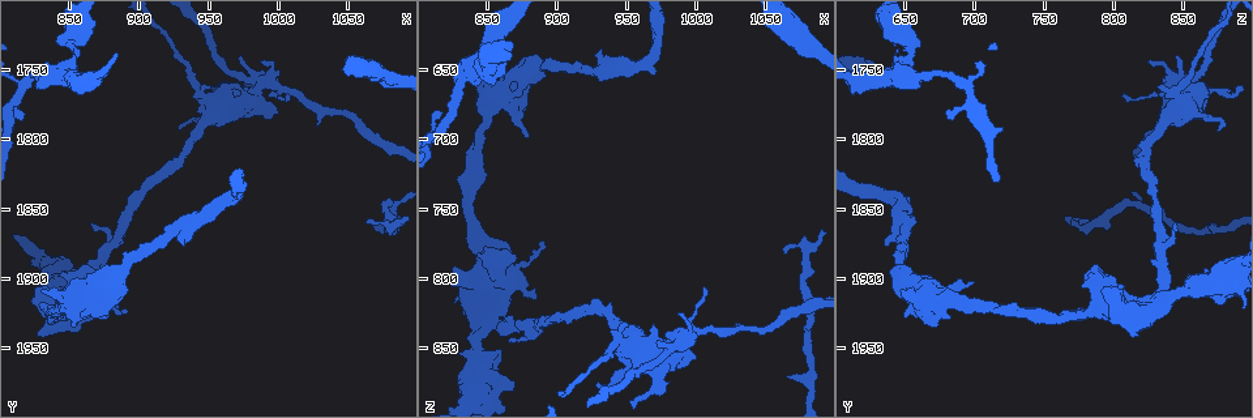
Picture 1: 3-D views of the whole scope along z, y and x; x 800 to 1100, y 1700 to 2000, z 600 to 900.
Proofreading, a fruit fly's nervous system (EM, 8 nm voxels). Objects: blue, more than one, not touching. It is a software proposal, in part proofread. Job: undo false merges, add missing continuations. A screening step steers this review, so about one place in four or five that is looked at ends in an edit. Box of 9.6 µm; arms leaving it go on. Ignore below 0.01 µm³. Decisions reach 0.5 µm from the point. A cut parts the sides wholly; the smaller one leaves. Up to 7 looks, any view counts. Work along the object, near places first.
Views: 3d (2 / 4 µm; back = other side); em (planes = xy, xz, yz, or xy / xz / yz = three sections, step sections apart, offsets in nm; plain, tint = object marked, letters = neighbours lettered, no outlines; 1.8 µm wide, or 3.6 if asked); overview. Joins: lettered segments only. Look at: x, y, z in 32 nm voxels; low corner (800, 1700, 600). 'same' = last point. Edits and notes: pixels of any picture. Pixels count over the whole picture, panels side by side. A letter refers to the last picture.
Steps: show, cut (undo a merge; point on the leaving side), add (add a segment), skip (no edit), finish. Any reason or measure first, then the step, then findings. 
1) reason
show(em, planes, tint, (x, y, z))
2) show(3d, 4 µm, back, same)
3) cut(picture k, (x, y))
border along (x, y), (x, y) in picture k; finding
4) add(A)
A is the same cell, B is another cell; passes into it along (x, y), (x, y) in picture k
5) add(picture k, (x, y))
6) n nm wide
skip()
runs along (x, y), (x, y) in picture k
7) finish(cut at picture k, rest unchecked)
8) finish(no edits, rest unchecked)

three-way junction
show(em, planes, letters, (846, 1750, 648))

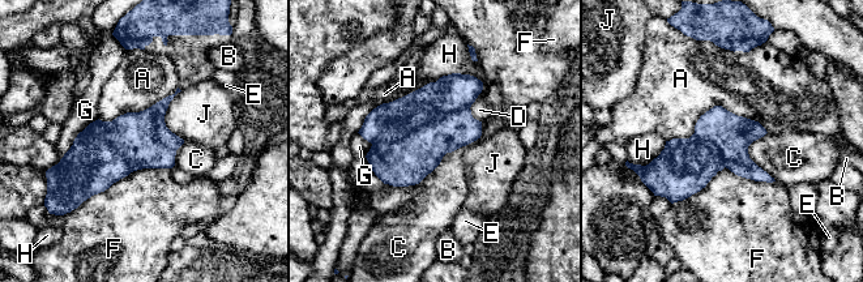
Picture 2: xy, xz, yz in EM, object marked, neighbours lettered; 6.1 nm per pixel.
F touches over 650 nm
cut(picture 2, (406, 162))
A, B, C, D, E, F, G, H and J are other cells; a second neuron is stuck on

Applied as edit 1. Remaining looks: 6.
redraw
show(overview)

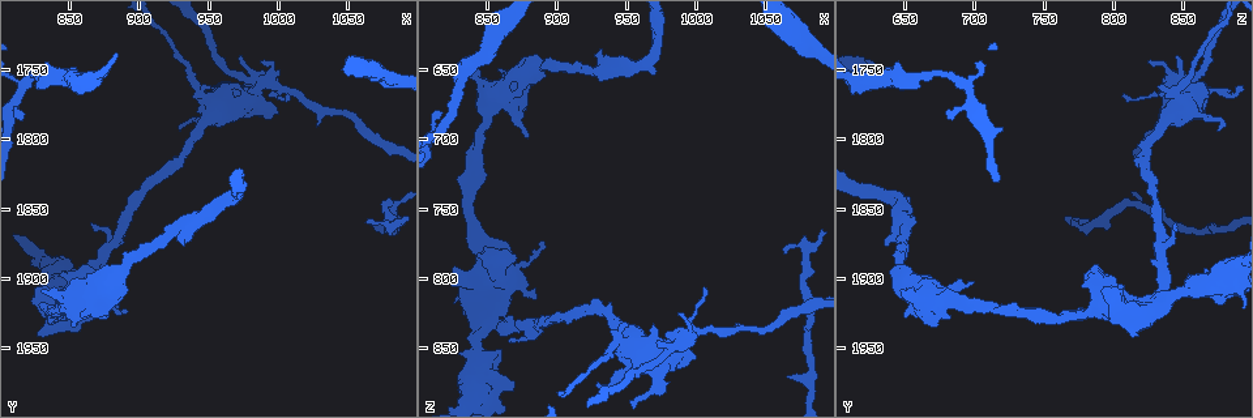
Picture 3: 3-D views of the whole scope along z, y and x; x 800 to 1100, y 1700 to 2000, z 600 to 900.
abrupt turn
show(em, 3.6 µm, planes, tint, (970, 1766, 860))

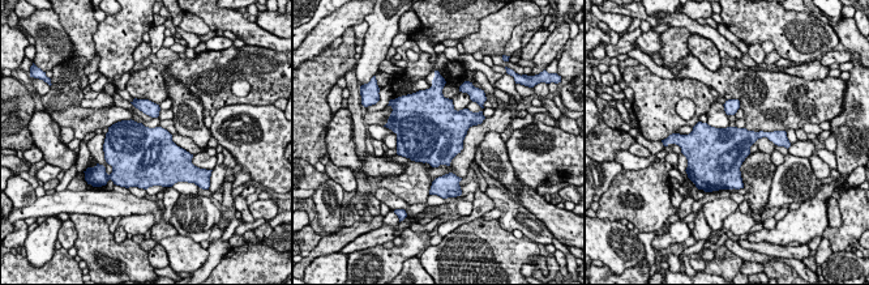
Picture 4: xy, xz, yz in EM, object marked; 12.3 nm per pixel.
show(em, 3.6 µm, planes, letters, same)

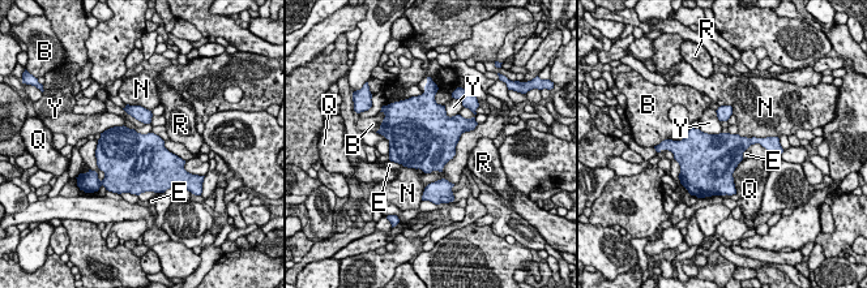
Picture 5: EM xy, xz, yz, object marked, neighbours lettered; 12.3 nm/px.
N touches over 380 nm
skip()
B, E, N, Q, R and Y are other cells; one neuron here

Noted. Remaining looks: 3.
sudden change in width
show(em, planes, letters, (886, 1870, 832))

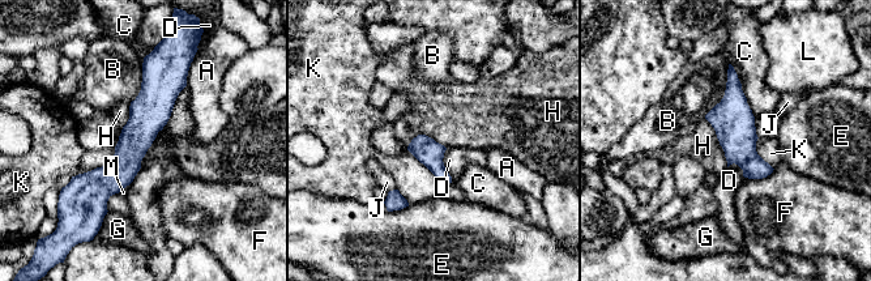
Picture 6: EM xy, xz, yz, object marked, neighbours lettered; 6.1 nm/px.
160 nm wide; C touches over 360 nm
skip()
A, B, C, D, E, F, G, H, J, K, L and M are other cells; continuous, no second neuron

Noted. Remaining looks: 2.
finish(cut at picture 2, rest unchecked)

